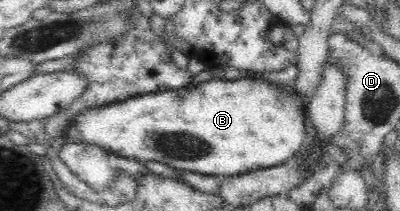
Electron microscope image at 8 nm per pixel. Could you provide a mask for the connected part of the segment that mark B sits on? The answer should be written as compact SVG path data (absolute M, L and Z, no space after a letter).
M241 78L241 80L209 80L209 82L201 82L197 86L188 85L184 88L167 90L164 92L148 93L145 95L137 95L127 98L123 101L115 101L105 106L97 106L97 108L87 108L81 114L77 114L75 118L71 118L71 124L65 128L65 139L67 142L83 143L87 145L95 145L104 151L109 151L117 156L135 159L140 163L145 164L148 161L162 162L172 168L187 170L205 174L207 176L235 176L246 172L253 172L262 168L283 164L292 156L295 156L302 147L305 138L305 126L303 125L303 105L301 101L308 101L307 97L299 95L293 90L277 90L270 82L265 80L255 80L251 78Z

